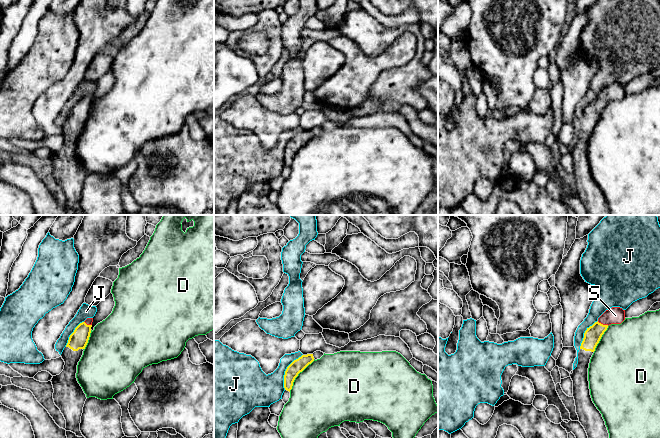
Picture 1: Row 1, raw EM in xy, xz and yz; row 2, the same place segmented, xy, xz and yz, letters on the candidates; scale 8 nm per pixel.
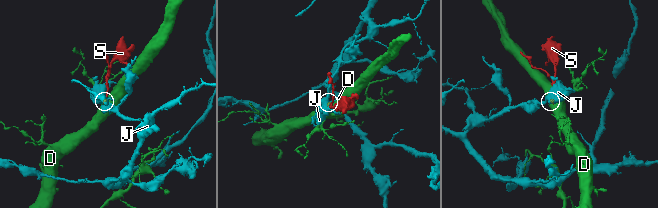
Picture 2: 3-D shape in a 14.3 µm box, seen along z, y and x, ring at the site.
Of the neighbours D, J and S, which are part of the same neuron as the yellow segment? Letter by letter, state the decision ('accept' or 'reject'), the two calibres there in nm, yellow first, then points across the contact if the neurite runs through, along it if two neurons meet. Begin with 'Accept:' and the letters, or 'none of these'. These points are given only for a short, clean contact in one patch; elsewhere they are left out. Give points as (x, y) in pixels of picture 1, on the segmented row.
Accept: S
D: reject; calibres 110 and 500 nm; border xz (314, 359), (298, 374), (289, 391)
J: reject; calibres 110 and 260 nm; border xz (302, 354), (287, 367), (284, 375), (284, 389)
S: accept; calibres 140 and 140 nm; way yz (593, 334), (602, 324), (610, 316), (615, 315)

